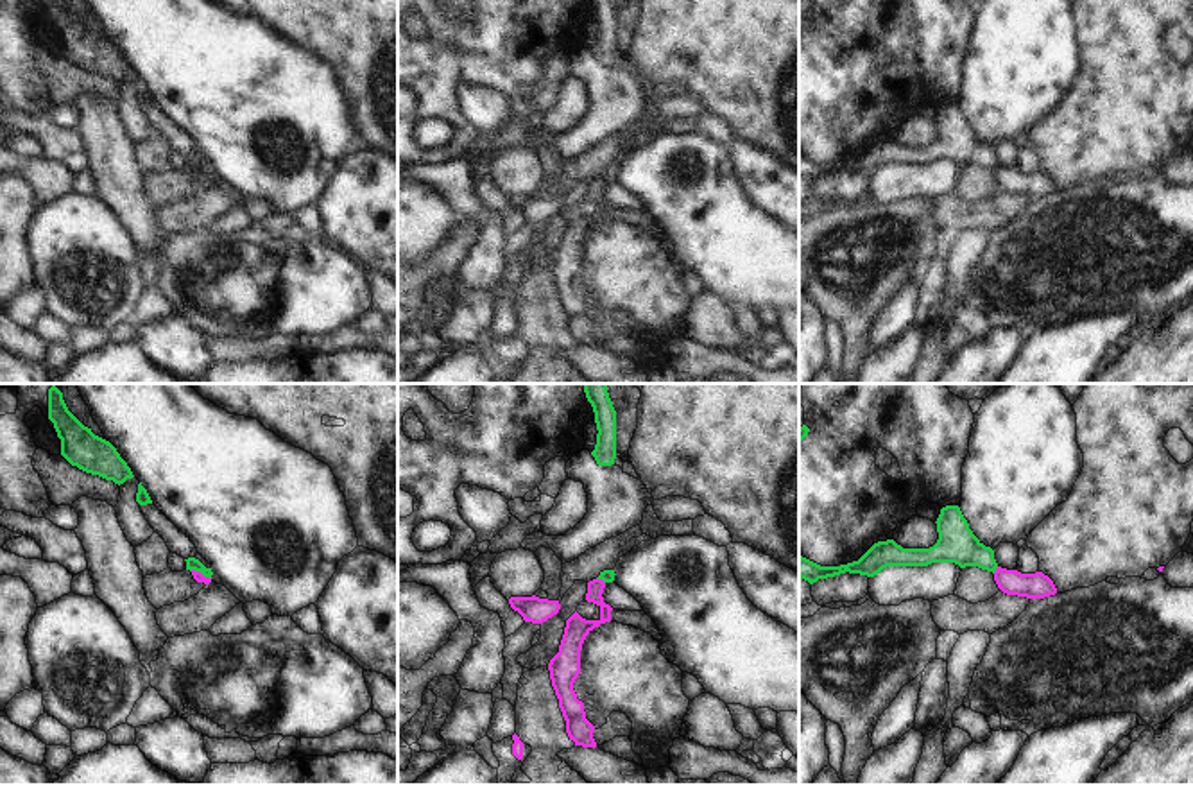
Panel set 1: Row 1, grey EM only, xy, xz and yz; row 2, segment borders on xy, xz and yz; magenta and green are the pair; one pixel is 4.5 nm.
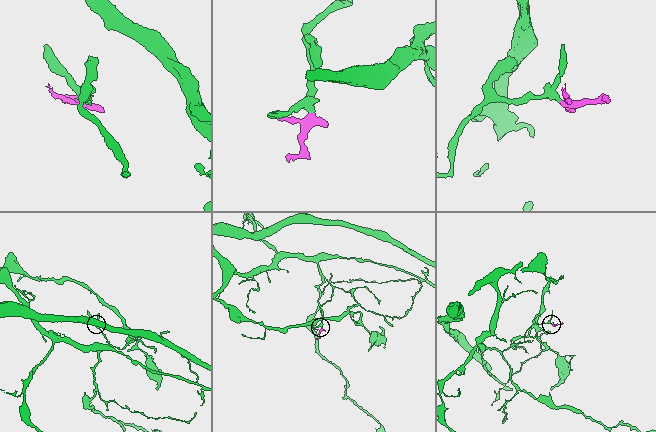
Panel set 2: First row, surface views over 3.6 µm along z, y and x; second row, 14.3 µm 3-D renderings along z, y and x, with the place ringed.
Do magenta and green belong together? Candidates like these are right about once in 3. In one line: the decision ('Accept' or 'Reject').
Reject.

